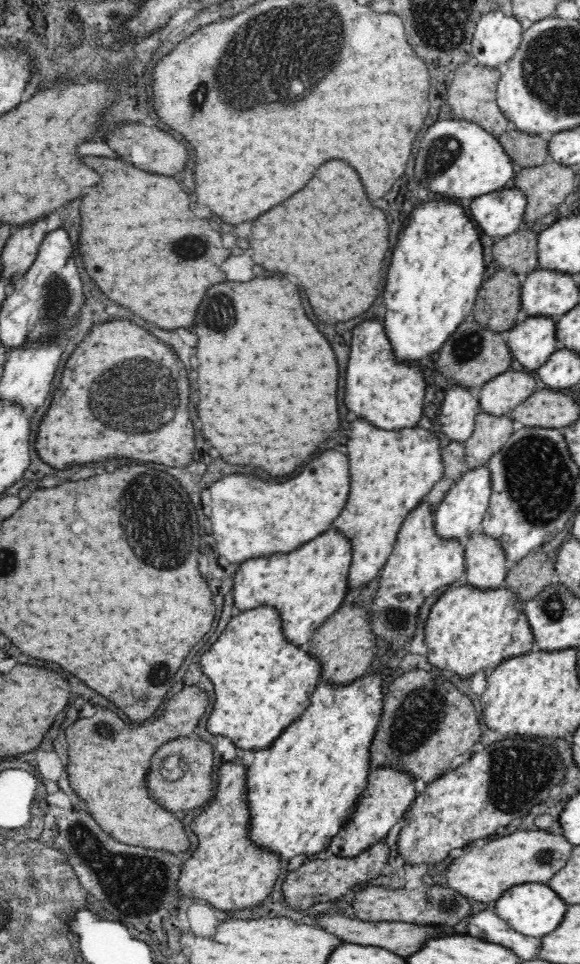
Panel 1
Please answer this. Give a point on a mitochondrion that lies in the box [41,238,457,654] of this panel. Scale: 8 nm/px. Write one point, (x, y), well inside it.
(136, 395)

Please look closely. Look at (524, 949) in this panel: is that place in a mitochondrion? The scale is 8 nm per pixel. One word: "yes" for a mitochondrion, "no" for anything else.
no

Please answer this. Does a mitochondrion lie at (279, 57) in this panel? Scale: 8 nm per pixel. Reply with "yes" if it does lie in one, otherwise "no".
yes

